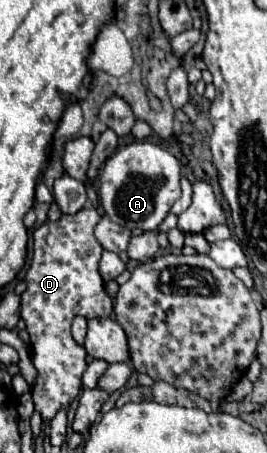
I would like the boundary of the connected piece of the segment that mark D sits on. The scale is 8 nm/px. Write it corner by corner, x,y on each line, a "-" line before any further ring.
81,208
77,214
63,214
57,222
47,220
33,232
35,252
25,276
27,290
21,294
21,318
27,324
33,348
31,360
37,370
31,394
43,422
49,422
61,408
67,408
83,386
81,376
87,368
87,352
71,336
73,318
77,314
85,318
113,314
113,300
105,292
99,274
103,246
93,234
99,220
101,214
95,208

